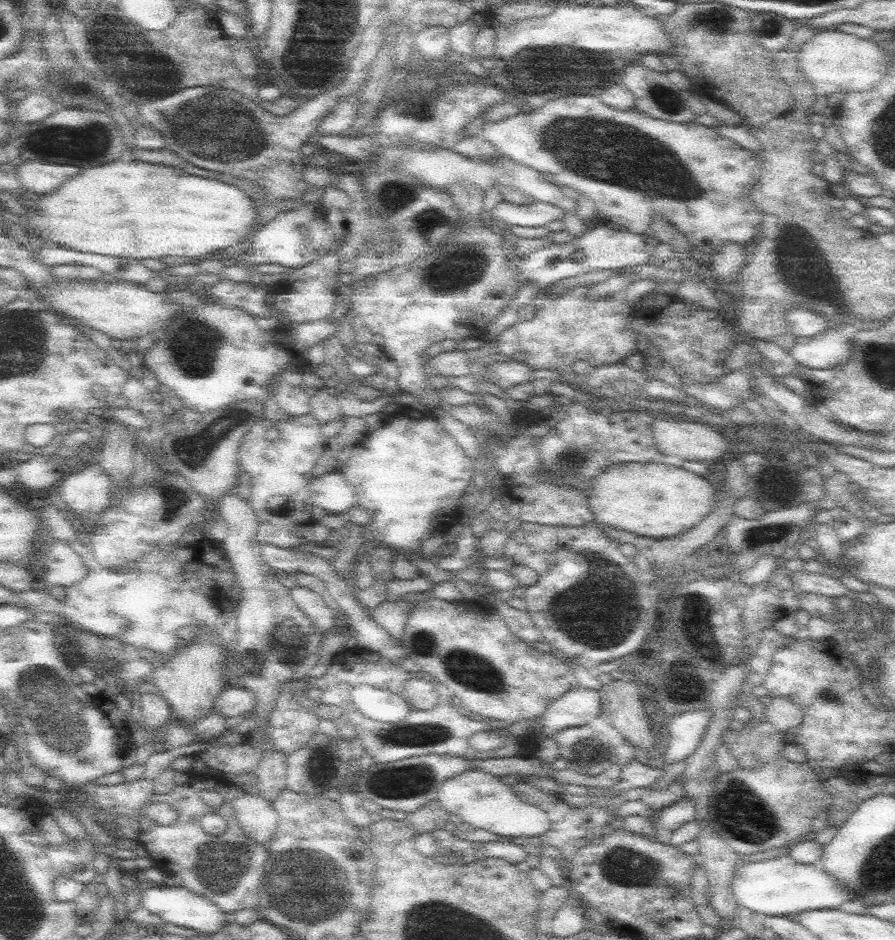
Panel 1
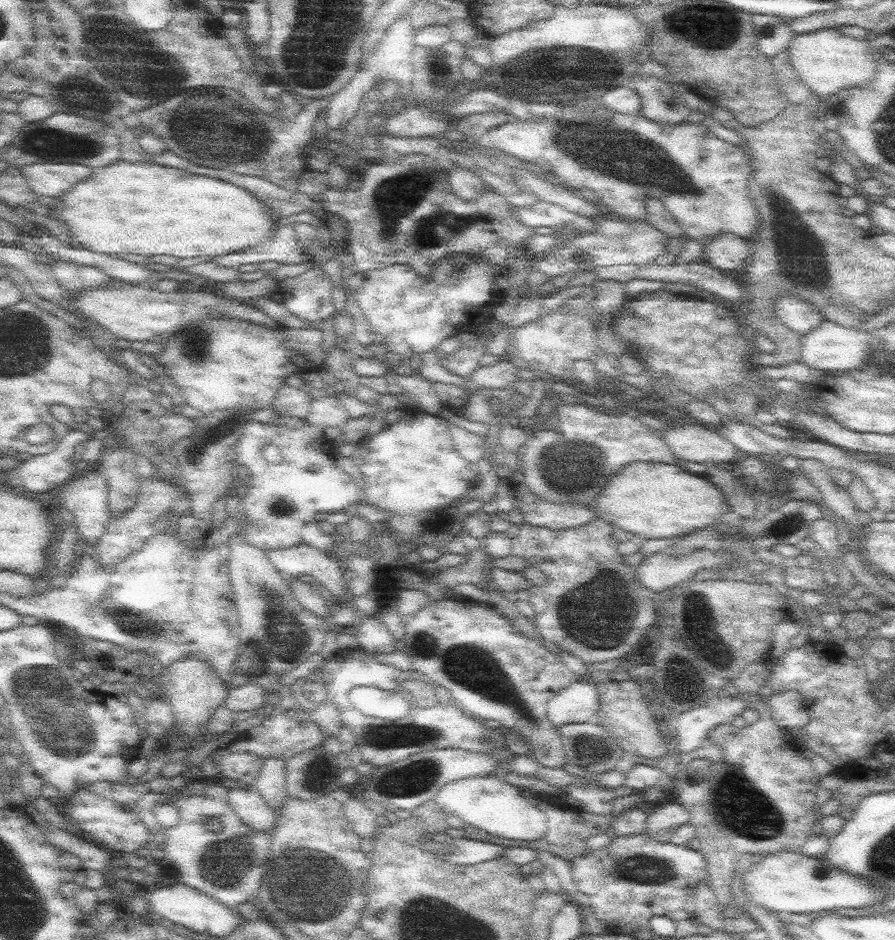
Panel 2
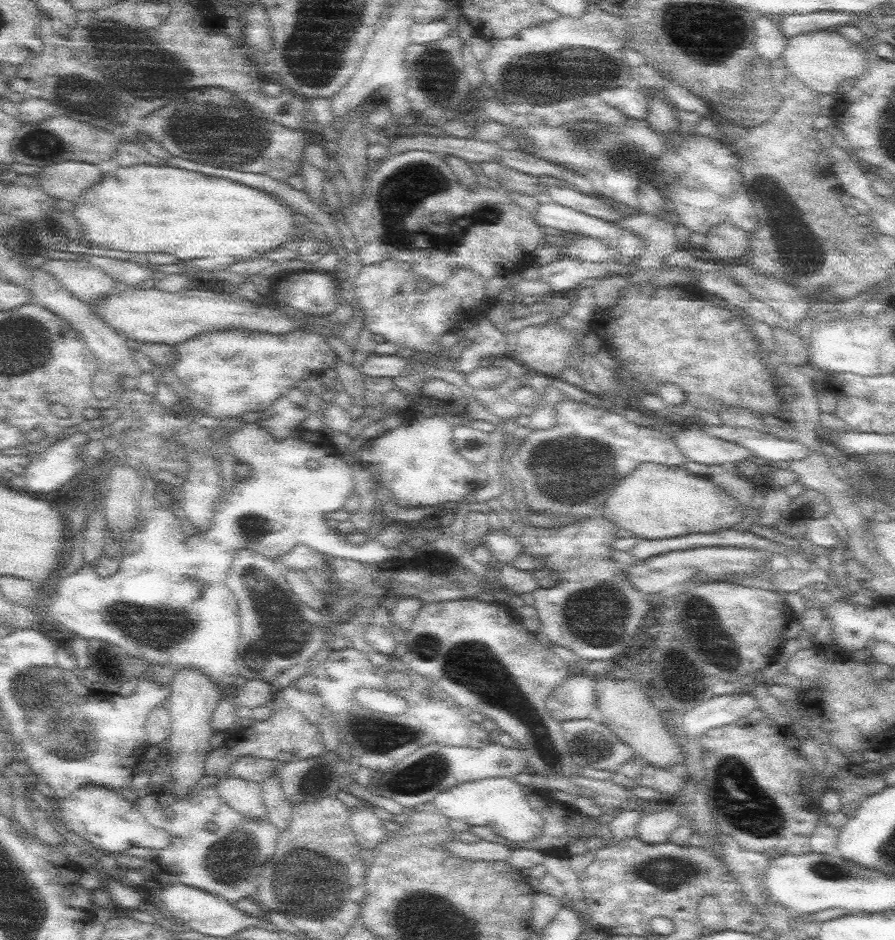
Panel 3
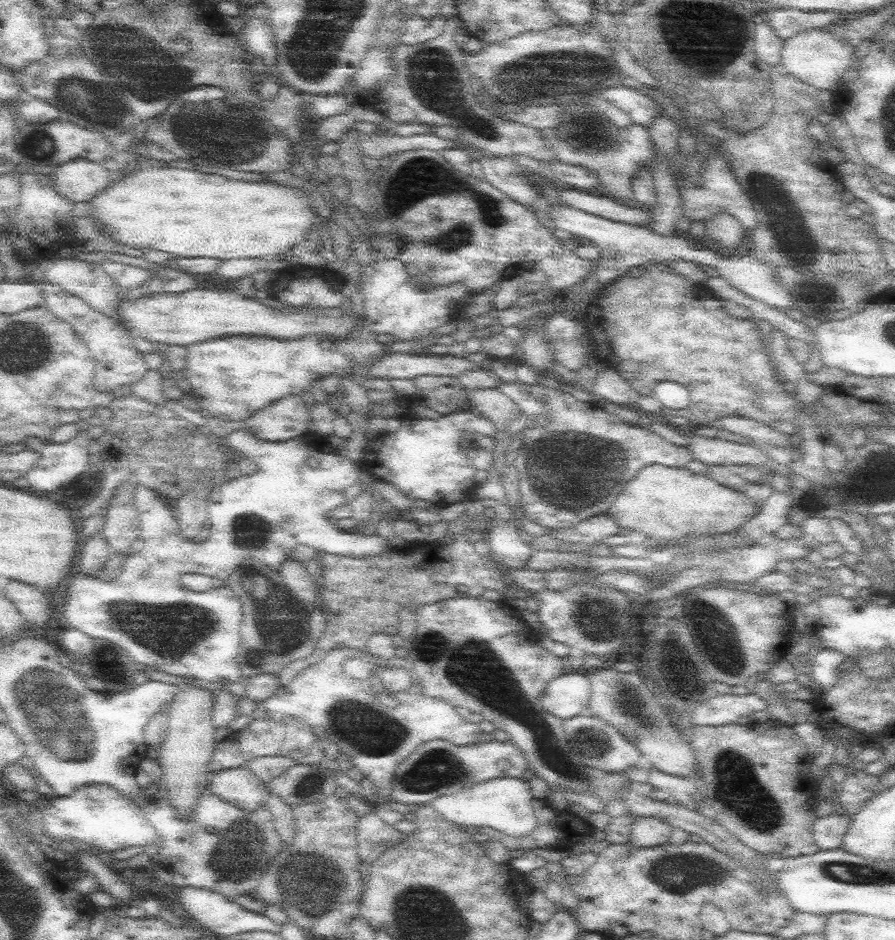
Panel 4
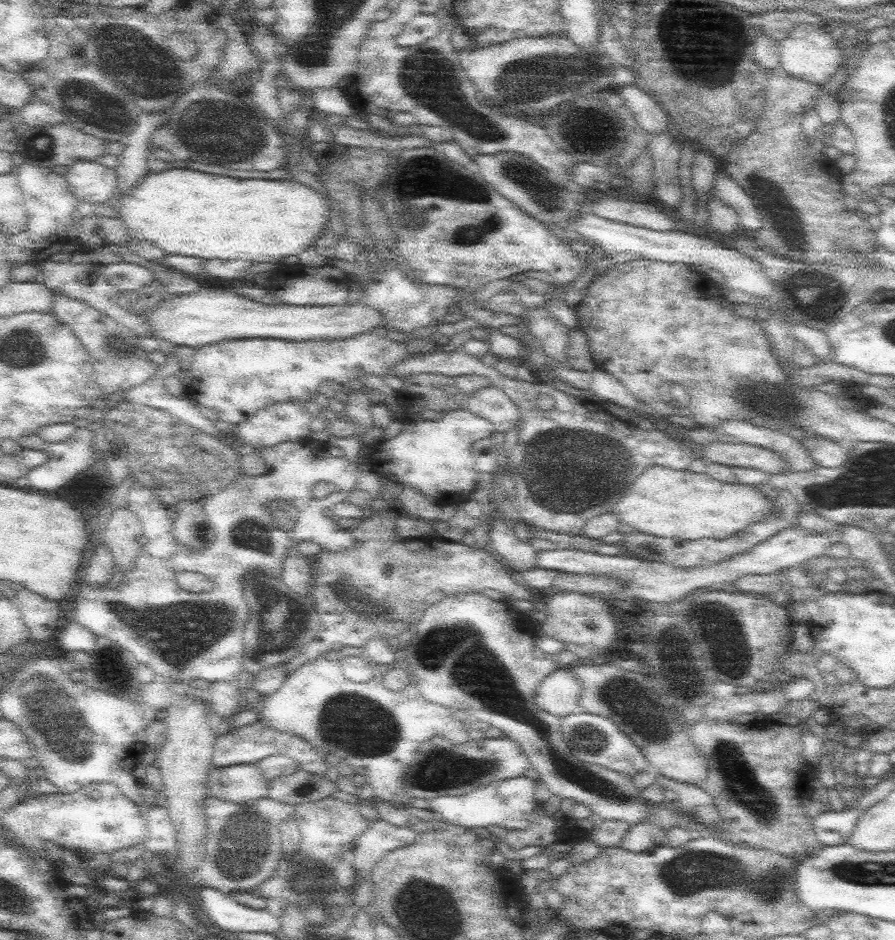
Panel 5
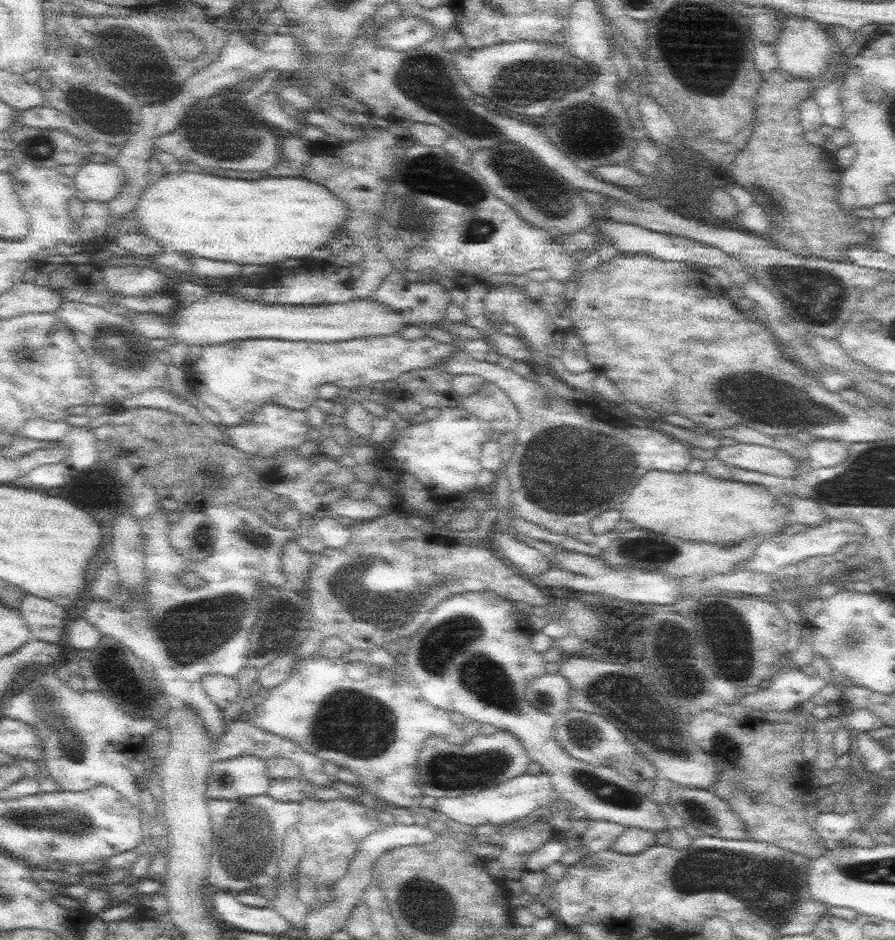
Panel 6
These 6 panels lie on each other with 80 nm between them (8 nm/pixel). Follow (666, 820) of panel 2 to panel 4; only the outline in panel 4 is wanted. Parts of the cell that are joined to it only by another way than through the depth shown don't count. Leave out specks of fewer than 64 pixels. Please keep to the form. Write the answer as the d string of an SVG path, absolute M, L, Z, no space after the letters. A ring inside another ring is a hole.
M653 816L635 818L629 842L636 848L650 848L669 842L673 826Z

